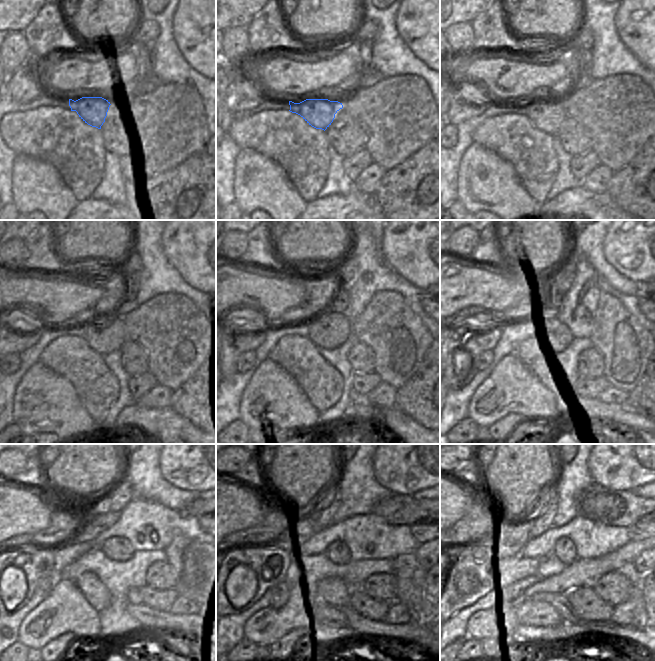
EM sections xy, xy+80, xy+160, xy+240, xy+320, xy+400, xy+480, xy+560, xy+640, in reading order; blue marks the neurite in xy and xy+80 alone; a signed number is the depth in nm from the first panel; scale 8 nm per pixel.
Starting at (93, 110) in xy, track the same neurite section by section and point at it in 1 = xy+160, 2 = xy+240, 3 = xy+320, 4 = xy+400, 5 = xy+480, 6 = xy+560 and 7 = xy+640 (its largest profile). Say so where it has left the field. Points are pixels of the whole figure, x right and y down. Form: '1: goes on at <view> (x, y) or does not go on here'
1: goes on at xy+160 (547, 116)
2: goes on at xy+240 (108, 335)
3: goes on at xy+320 (329, 330)
4: goes on at xy+400 (555, 327)
5: goes on at xy+480 (116, 548)
6: goes on at xy+560 (338, 553)
7: goes on at xy+640 (564, 553)

